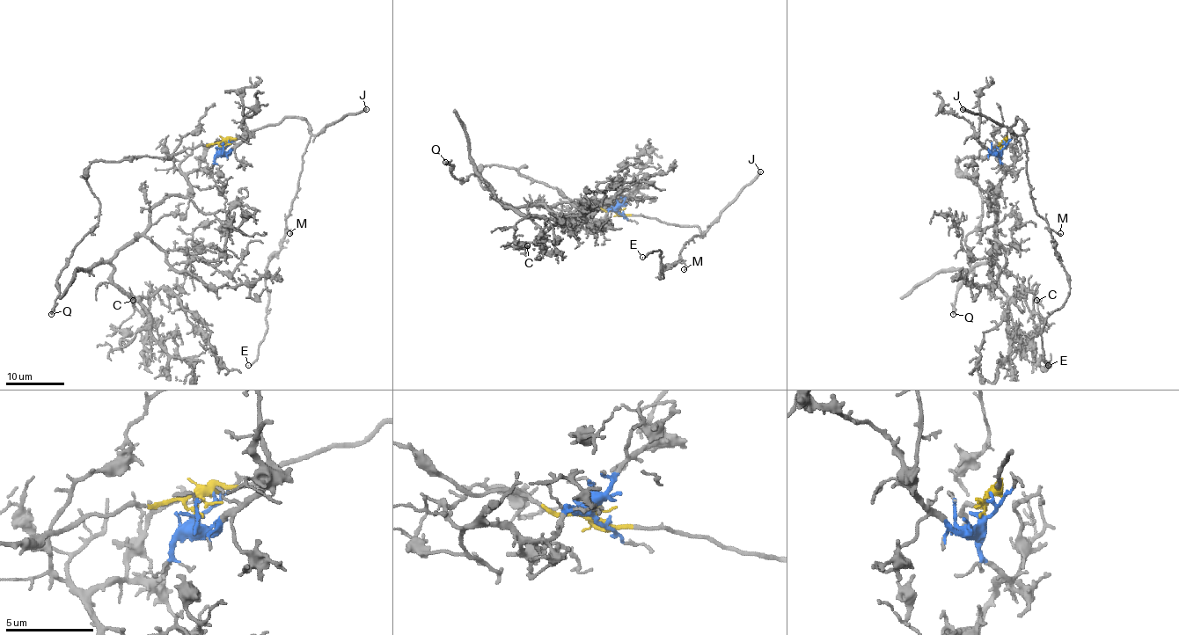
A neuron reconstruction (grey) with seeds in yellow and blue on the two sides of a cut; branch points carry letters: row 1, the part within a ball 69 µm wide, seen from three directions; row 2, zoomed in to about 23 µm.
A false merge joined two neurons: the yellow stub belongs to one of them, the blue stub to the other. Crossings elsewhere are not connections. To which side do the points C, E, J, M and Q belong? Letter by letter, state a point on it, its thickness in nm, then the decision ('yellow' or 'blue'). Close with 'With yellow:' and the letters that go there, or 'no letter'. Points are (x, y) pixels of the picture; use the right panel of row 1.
C: (1036, 300) | 90 nm | blue
E: (1048, 365) | 140 nm | yellow
J: (962, 109) | 260 nm | yellow
M: (1060, 233) | 110 nm | yellow
Q: (953, 314) | 340 nm | yellow
With yellow: E, J, M, Q

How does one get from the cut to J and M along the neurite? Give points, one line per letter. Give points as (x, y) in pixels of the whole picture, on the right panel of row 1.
J: (1002, 147), (1007, 131), (1018, 118), (1024, 124), (1024, 131), (1015, 135), (1006, 127), (962, 109)
M: (1002, 147), (1016, 118), (1024, 124), (1027, 172), (1034, 210), (1060, 234)

